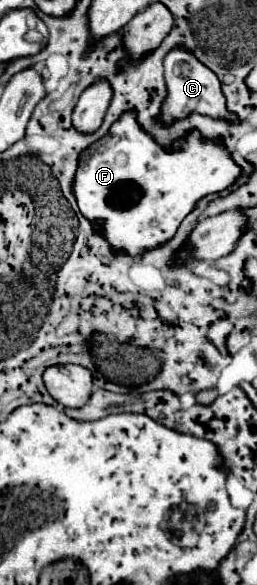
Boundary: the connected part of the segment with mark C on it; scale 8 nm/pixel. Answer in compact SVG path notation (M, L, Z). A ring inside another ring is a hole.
M173 49L165 57L165 83L167 83L167 97L159 111L159 123L171 125L177 119L185 119L191 113L207 115L213 119L227 119L227 123L239 123L237 115L231 115L225 105L225 97L221 93L221 83L217 75L199 63L189 51Z

